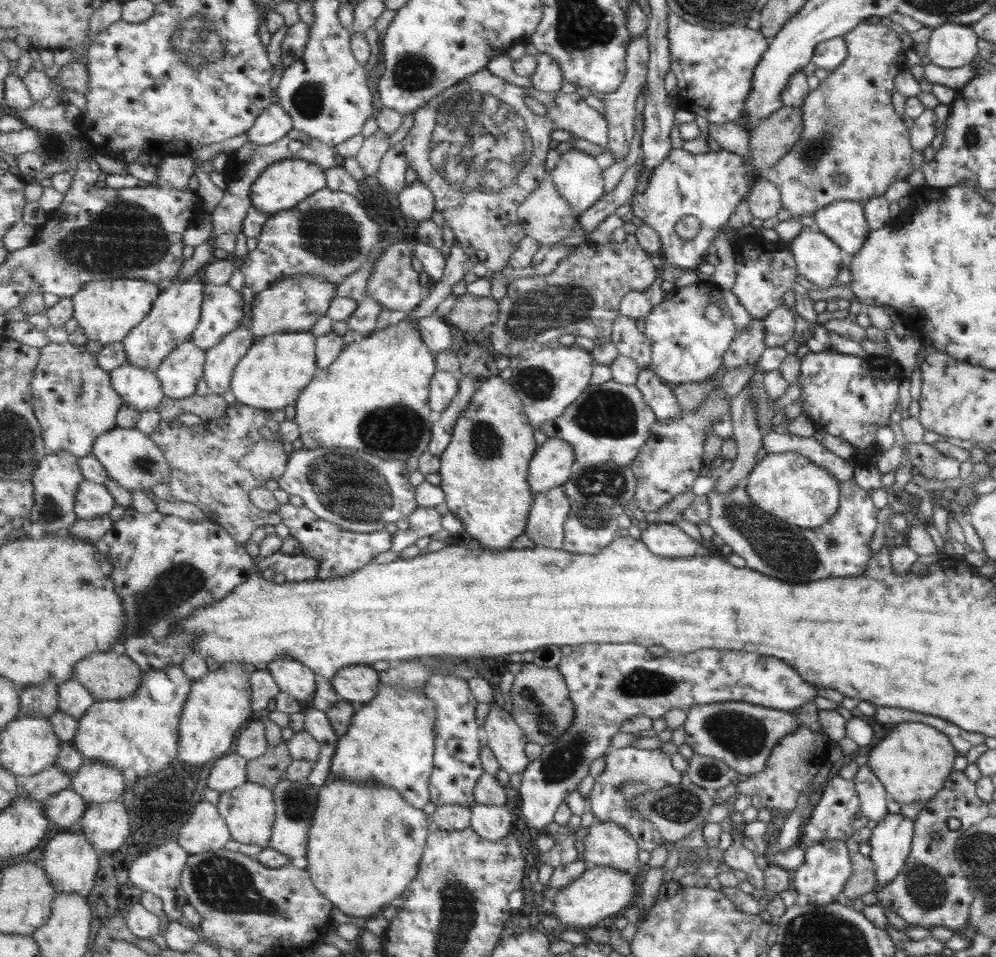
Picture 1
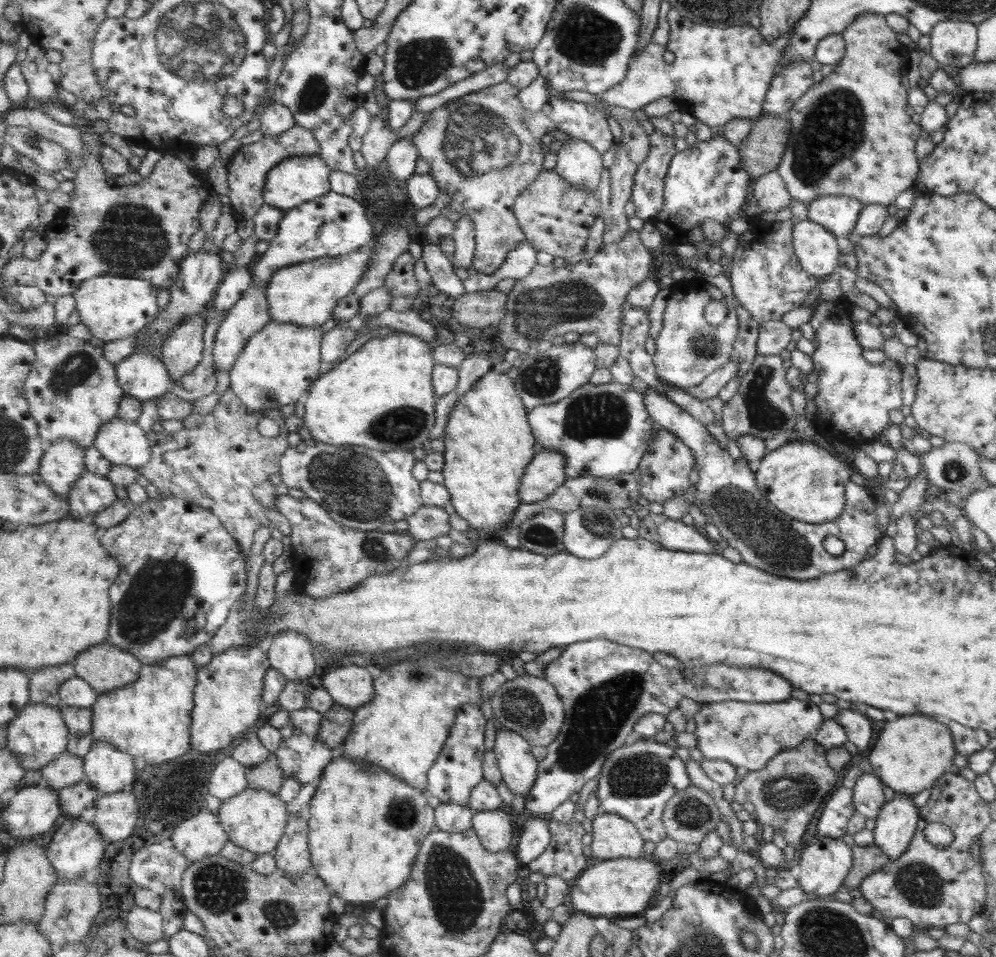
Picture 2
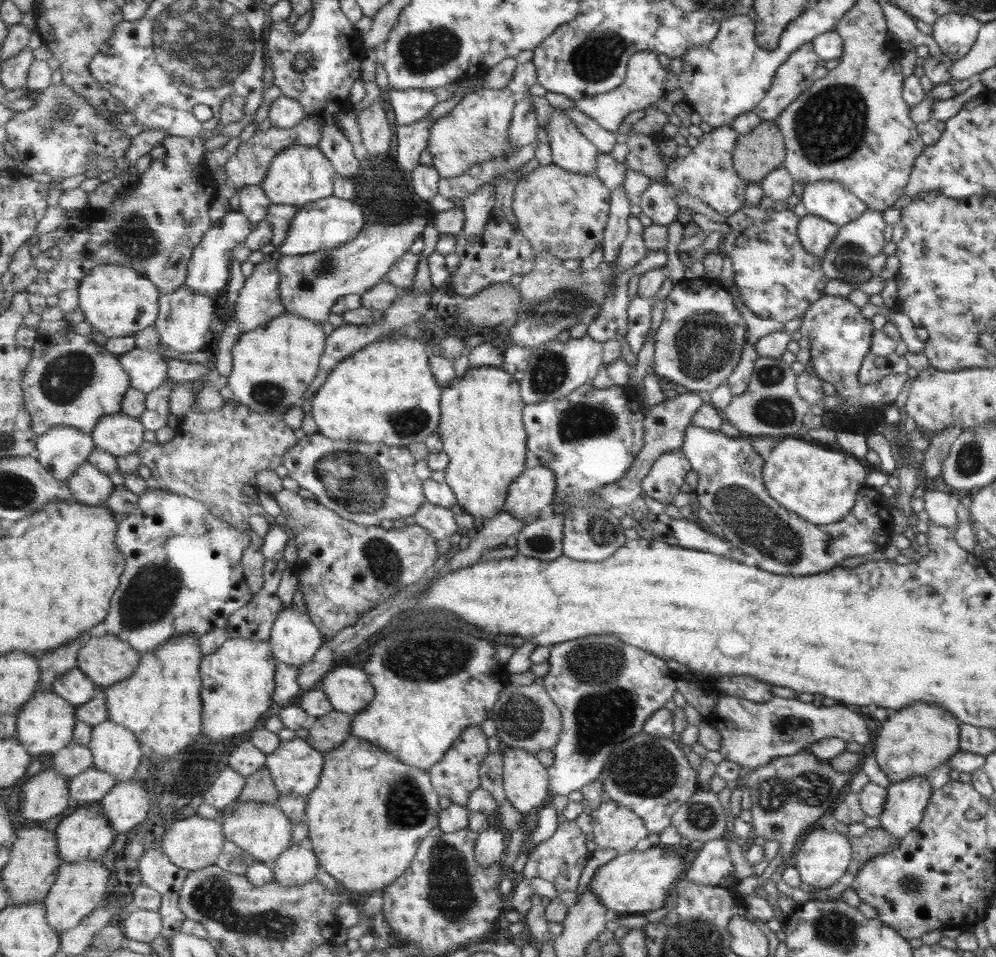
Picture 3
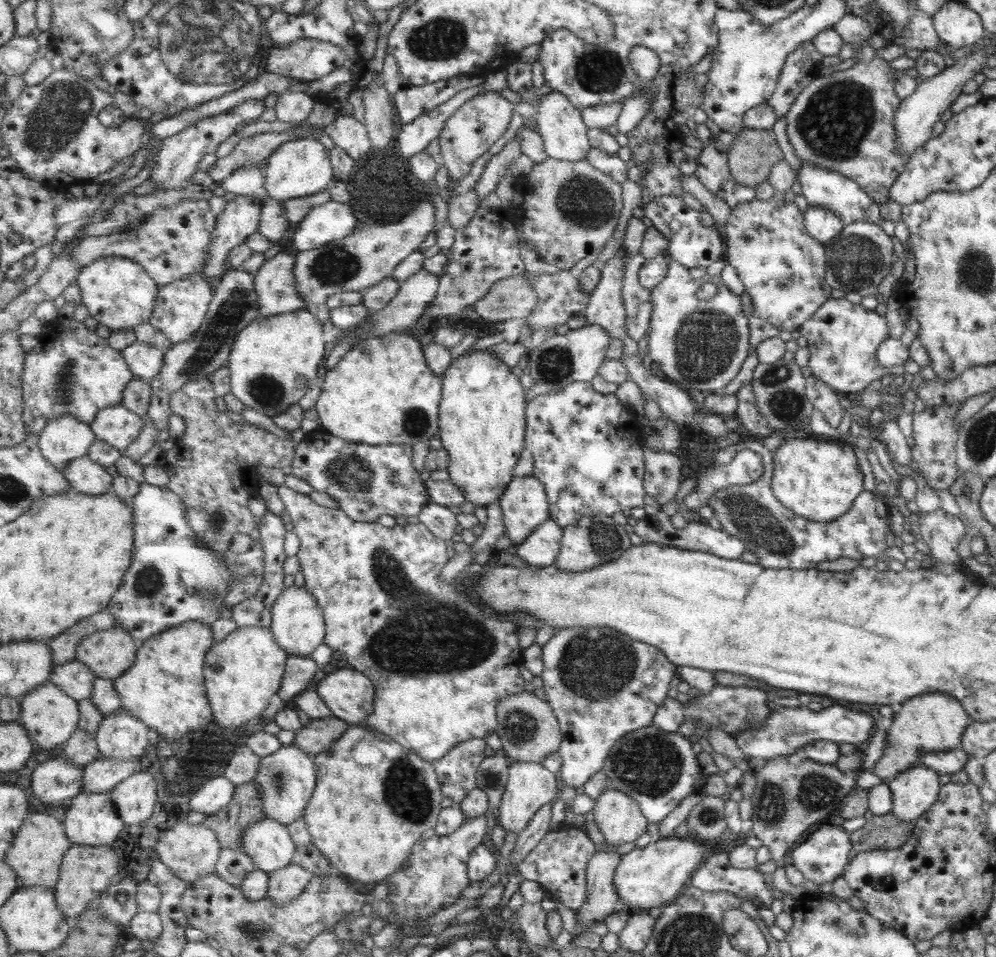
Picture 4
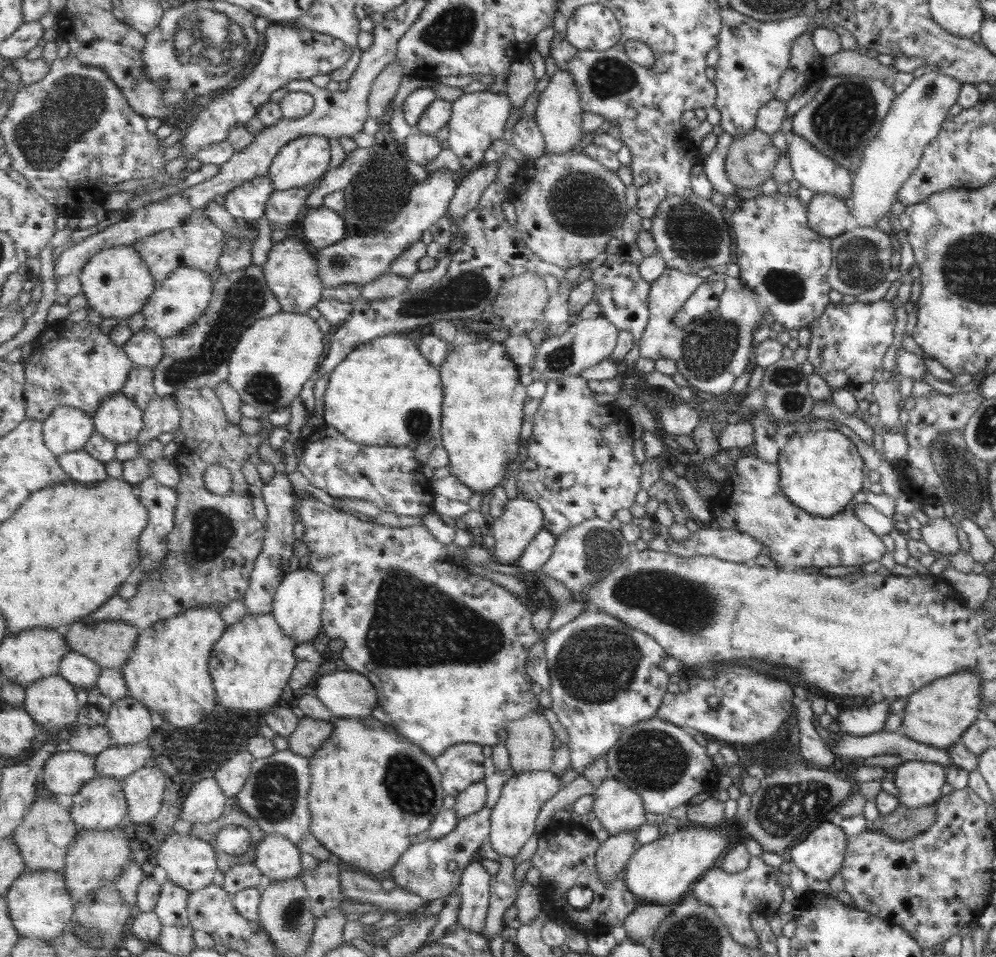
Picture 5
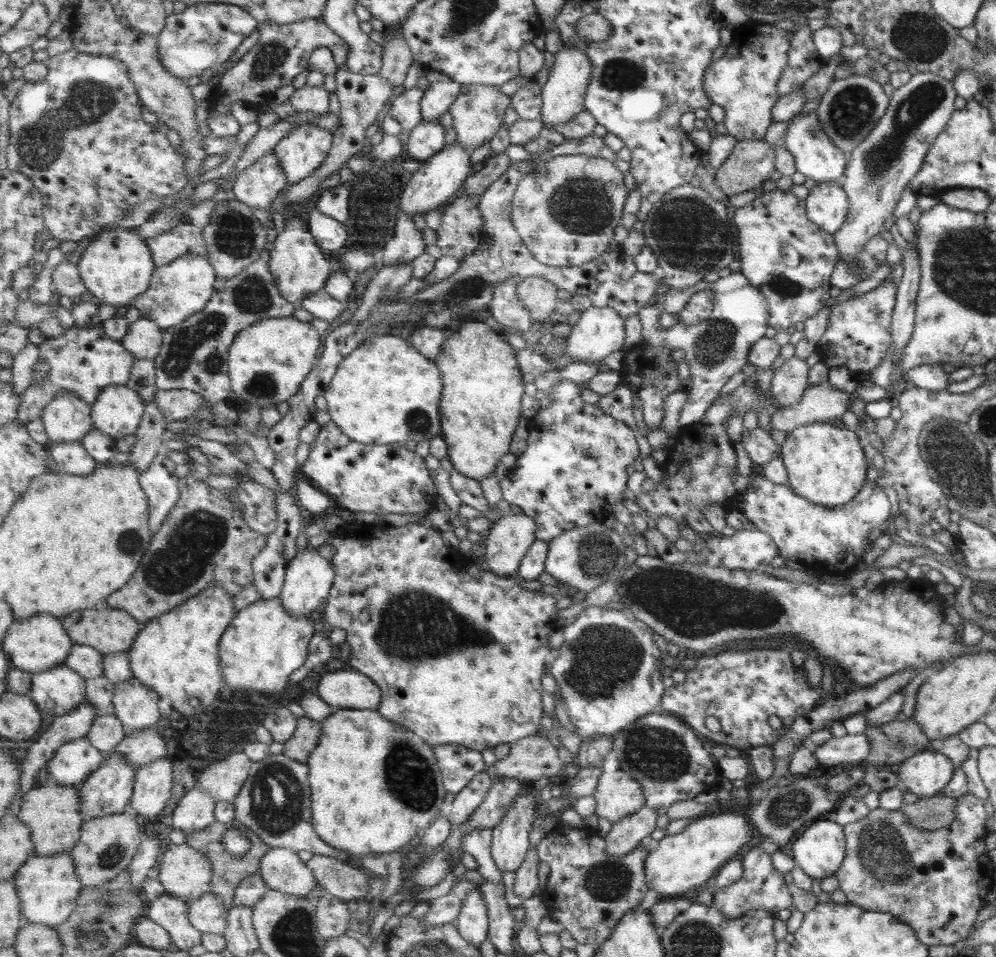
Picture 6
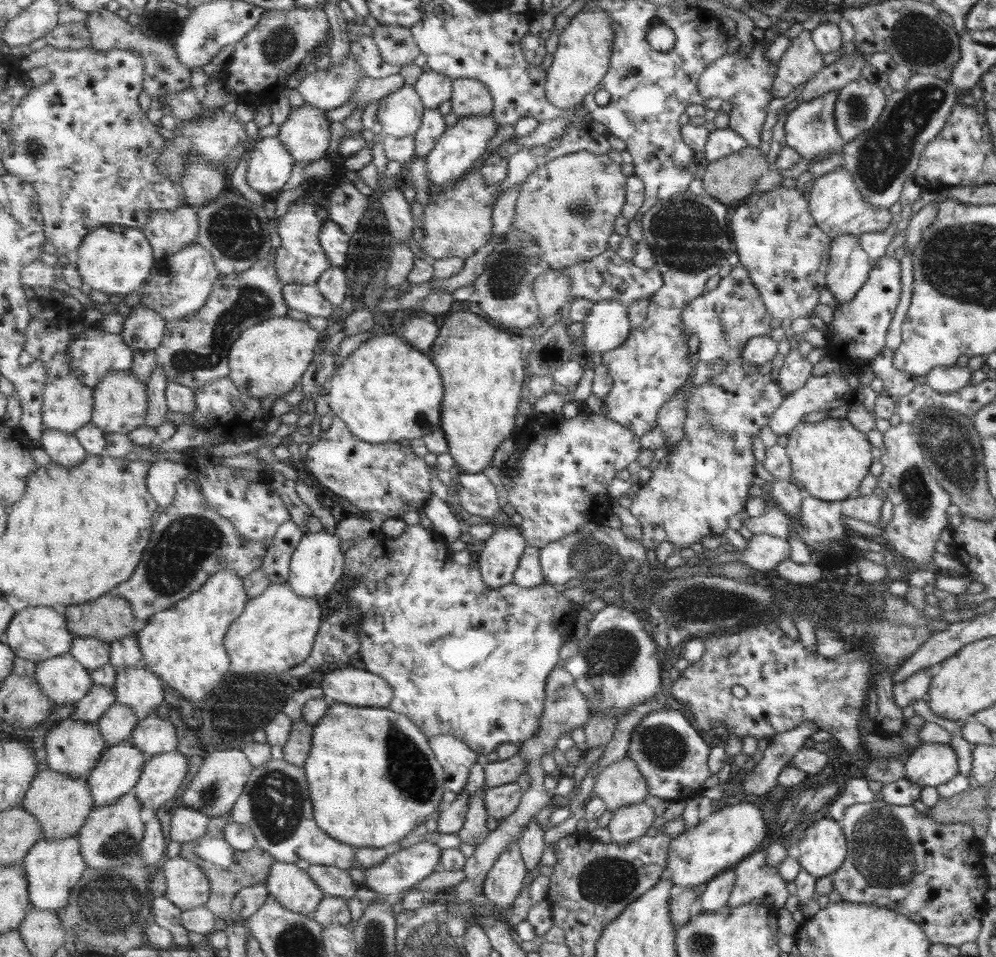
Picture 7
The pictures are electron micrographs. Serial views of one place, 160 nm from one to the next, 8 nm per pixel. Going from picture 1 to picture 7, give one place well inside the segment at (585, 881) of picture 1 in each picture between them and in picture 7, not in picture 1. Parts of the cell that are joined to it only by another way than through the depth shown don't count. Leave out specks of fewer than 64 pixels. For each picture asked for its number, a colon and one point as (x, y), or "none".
2: (610, 887)
3: (633, 882)
4: (650, 877)
5: (664, 871)
6: (678, 862)
7: (721, 839)

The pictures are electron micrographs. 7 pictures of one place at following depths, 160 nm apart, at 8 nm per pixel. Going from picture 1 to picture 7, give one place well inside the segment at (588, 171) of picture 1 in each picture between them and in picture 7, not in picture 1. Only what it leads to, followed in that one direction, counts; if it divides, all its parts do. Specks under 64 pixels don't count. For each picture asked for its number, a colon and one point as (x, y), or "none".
2: (580, 163)
3: (571, 149)
4: (561, 124)
5: (560, 114)
6: (568, 81)
7: (584, 54)

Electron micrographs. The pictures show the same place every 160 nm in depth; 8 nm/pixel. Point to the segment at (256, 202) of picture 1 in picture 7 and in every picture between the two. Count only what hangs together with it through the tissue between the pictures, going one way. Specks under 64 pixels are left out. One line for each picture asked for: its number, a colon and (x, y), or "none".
2: (296, 180)
3: (300, 174)
4: (302, 167)
5: (305, 160)
6: (303, 150)
7: (306, 133)

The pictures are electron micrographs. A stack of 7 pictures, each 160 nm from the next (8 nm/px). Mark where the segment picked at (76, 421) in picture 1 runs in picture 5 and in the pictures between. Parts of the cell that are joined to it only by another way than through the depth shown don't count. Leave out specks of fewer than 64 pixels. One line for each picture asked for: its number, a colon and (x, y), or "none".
2: (73, 391)
3: (72, 380)
4: (71, 371)
5: (73, 363)

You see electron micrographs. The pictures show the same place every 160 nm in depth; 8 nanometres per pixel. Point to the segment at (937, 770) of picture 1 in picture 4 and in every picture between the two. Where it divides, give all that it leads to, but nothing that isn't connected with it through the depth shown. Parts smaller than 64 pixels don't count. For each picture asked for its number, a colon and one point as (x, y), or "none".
2: (912, 752)
3: (912, 741)
4: (934, 722)

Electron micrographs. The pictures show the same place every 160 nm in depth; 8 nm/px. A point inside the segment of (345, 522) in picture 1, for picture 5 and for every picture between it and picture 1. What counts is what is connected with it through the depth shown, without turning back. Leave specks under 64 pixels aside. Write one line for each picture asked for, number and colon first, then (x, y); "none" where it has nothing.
2: (364, 488)
3: (365, 483)
4: (368, 481)
5: (391, 477)

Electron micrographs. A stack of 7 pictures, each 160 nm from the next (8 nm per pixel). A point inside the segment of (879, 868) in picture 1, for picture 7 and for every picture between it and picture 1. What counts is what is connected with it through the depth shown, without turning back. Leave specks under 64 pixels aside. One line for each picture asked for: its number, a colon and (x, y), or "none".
2: (895, 822)
3: (905, 802)
4: (913, 791)
5: (918, 784)
6: (925, 774)
7: (931, 765)

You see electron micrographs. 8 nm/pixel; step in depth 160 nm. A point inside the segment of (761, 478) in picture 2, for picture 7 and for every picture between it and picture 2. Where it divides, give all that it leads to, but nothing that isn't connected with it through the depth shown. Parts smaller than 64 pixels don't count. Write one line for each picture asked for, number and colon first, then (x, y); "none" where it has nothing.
3: (818, 484)
4: (816, 479)
5: (819, 471)
6: (825, 464)
7: (829, 457)

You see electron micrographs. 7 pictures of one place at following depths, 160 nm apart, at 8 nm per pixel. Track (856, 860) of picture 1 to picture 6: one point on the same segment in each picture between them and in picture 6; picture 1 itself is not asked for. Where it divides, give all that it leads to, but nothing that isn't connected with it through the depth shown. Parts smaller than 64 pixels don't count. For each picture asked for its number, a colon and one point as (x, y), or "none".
2: (865, 860)
3: (873, 842)
4: (879, 832)
5: (900, 824)
6: (937, 811)

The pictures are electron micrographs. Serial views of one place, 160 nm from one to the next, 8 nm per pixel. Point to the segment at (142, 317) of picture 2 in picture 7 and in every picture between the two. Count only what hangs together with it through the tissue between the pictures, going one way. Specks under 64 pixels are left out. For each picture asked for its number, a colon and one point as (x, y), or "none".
3: (118, 301)
4: (118, 293)
5: (117, 283)
6: (117, 267)
7: (113, 260)

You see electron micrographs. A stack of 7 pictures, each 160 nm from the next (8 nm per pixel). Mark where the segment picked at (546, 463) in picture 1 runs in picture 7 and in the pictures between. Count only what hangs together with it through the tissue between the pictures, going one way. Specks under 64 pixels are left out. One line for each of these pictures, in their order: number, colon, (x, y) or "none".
2: (546, 473)
3: (534, 492)
4: (525, 504)
5: (523, 519)
6: (511, 537)
7: (498, 561)

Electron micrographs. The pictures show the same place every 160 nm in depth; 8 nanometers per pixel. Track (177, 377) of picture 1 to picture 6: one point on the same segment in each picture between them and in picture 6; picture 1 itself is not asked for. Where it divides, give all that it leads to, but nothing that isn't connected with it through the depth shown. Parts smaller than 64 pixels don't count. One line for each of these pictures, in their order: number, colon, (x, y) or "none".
2: (183, 350)
3: (185, 321)
4: (182, 307)
5: (181, 299)
6: (182, 289)

